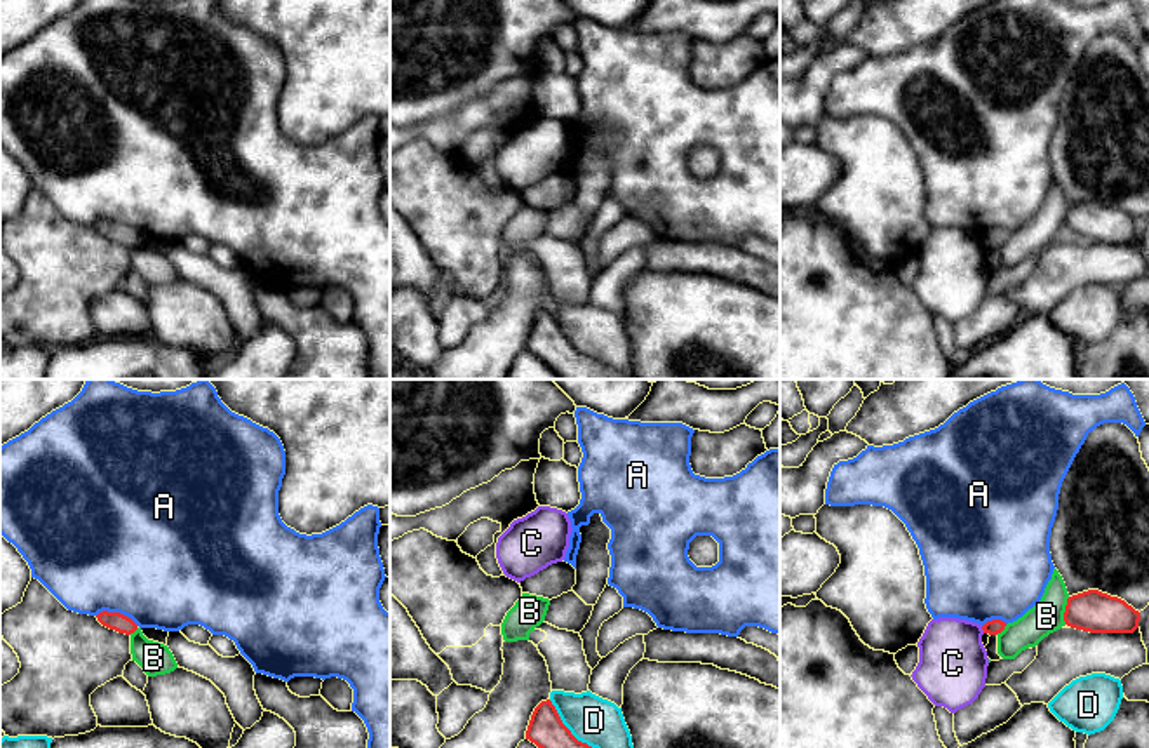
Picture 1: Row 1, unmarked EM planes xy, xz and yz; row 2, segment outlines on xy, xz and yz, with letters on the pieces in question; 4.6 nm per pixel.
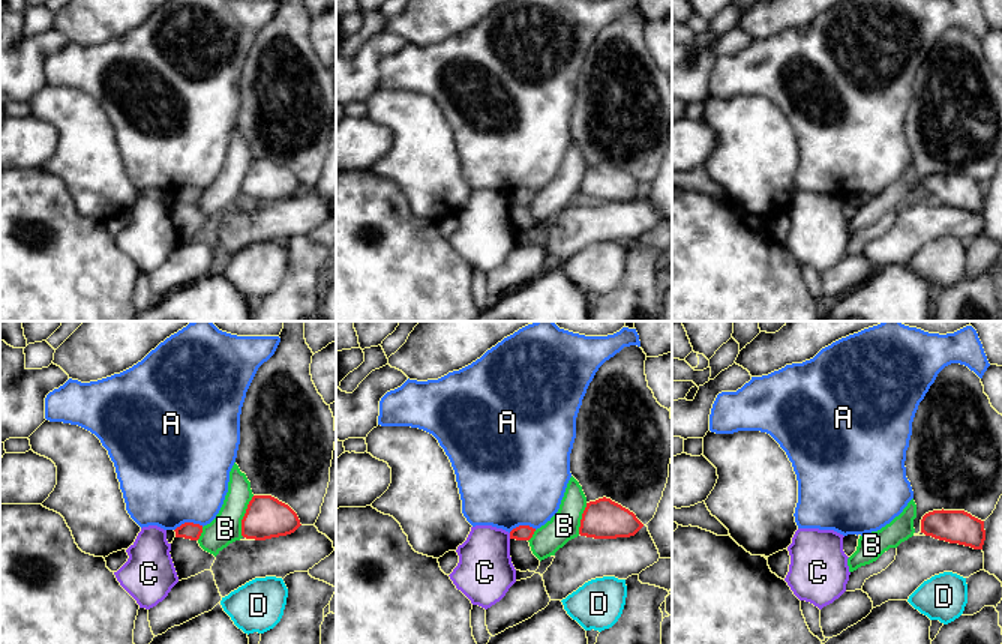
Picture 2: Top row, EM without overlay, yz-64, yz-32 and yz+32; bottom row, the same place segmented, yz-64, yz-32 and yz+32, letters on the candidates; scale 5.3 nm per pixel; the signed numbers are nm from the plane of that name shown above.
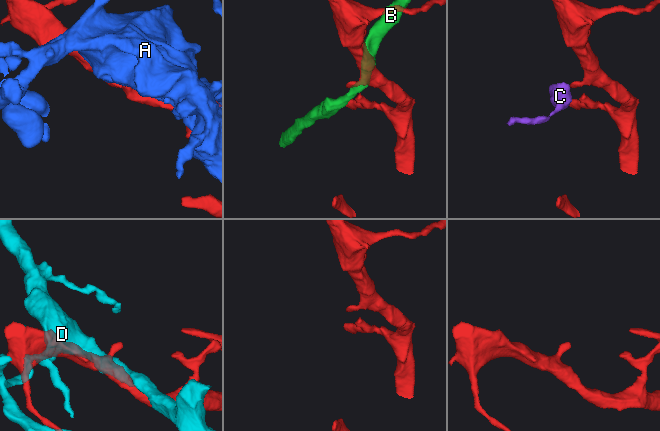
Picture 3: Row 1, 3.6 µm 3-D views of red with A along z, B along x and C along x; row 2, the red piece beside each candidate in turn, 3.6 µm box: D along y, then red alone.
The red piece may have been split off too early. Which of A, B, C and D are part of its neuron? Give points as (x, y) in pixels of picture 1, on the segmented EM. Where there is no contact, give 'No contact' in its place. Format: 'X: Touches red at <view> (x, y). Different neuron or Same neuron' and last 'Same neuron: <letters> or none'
A: Touches red at xy (117, 613). Different neuron
B: Touches red at yz (1066, 611). Different neuron
C: Touches red at yz (982, 628). Different neuron
D: Touches red at xz (566, 727). Different neuron
Same neuron: none

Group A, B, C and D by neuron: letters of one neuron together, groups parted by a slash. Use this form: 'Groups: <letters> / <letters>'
Groups: A / B / C / D

